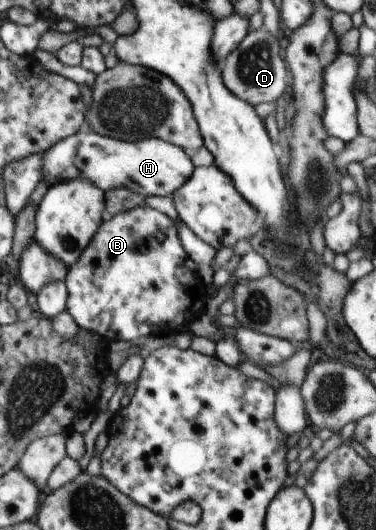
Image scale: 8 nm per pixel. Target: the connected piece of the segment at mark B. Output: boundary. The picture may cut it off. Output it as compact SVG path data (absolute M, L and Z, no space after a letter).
M140 205L132 210L118 213L113 217L106 217L98 227L96 234L92 237L90 244L84 249L84 252L71 264L64 282L67 286L67 307L66 311L74 318L80 329L86 330L97 338L104 338L110 341L126 340L126 342L136 342L138 338L162 333L176 333L177 328L188 323L191 317L195 314L198 303L195 295L195 281L193 272L184 265L184 261L188 258L185 248L182 246L182 241L178 236L176 220L161 213L157 209L147 205Z

